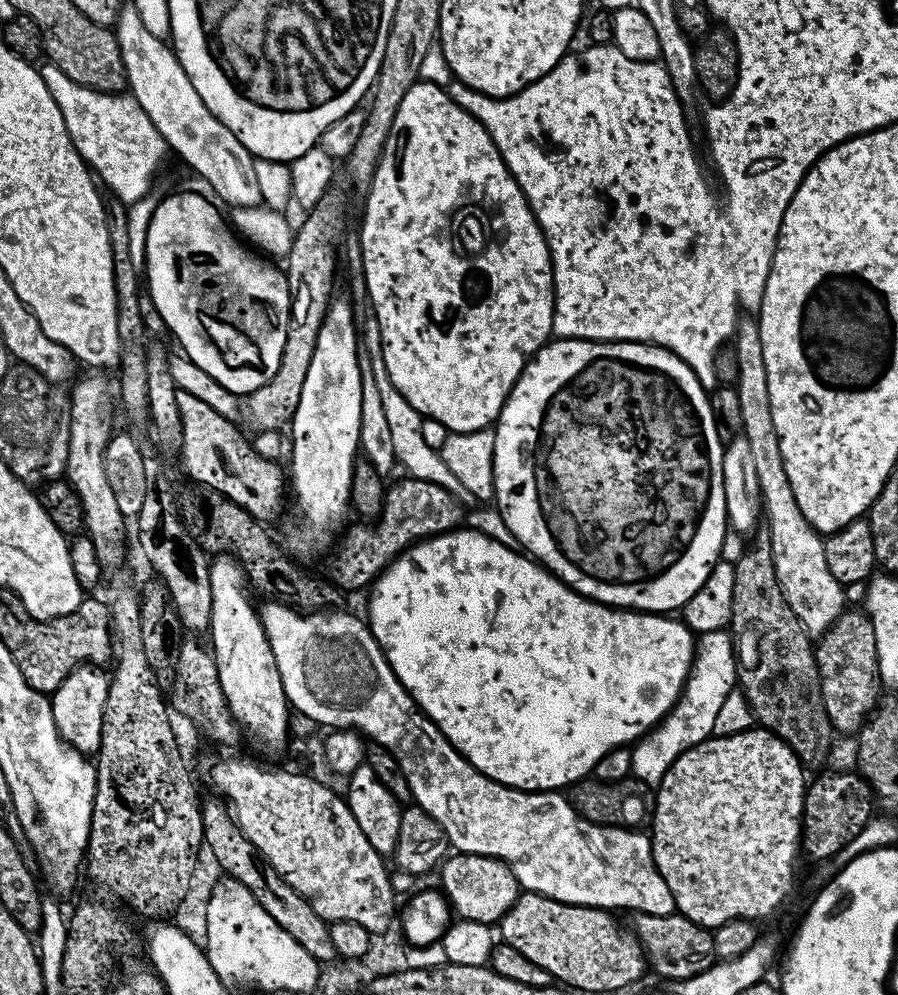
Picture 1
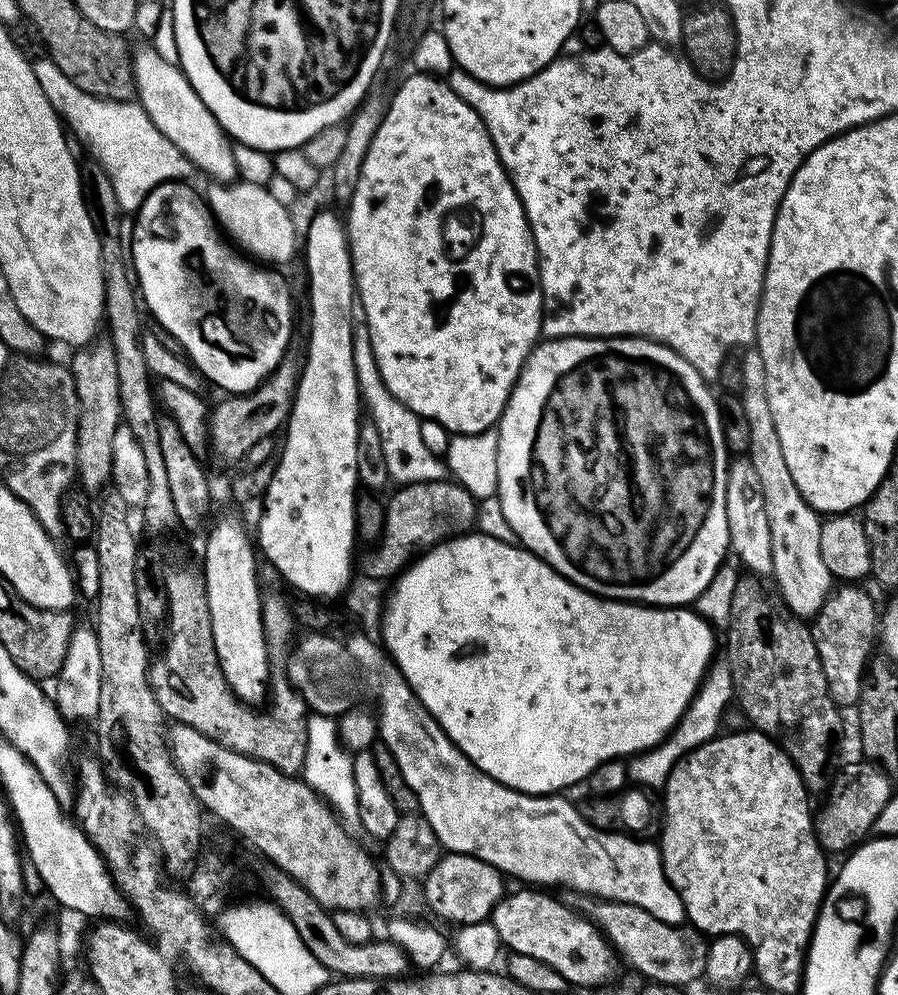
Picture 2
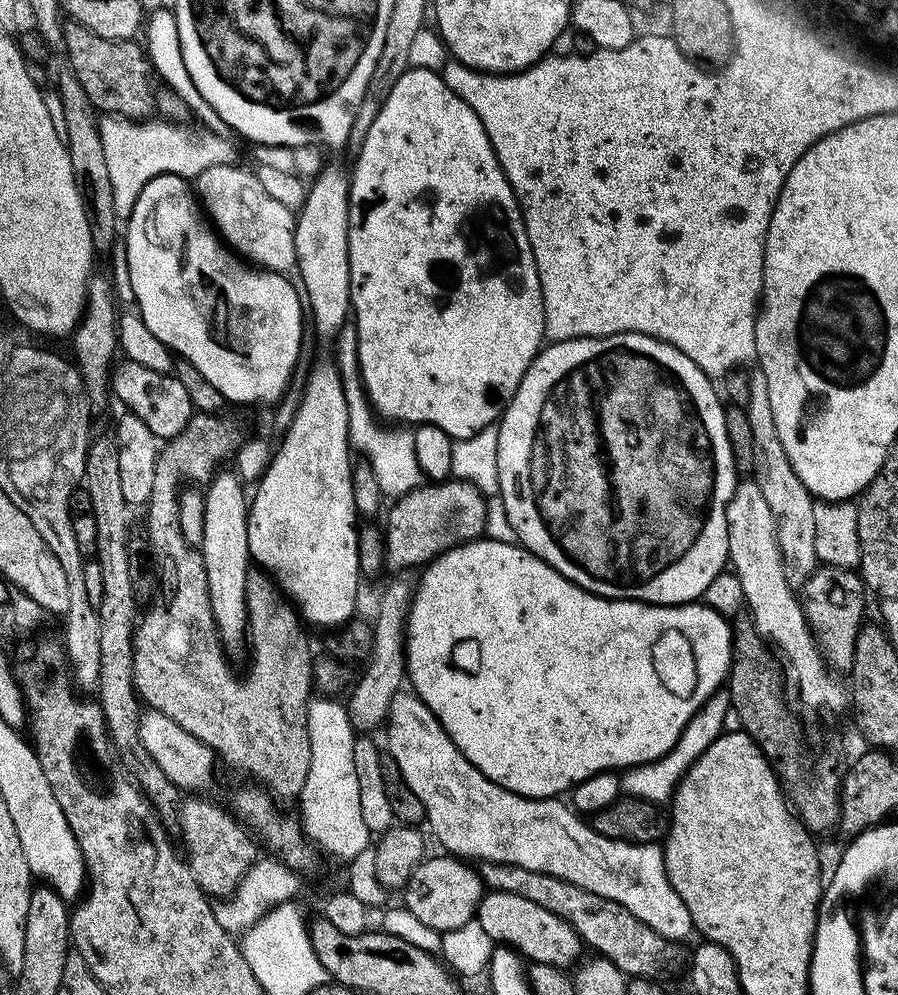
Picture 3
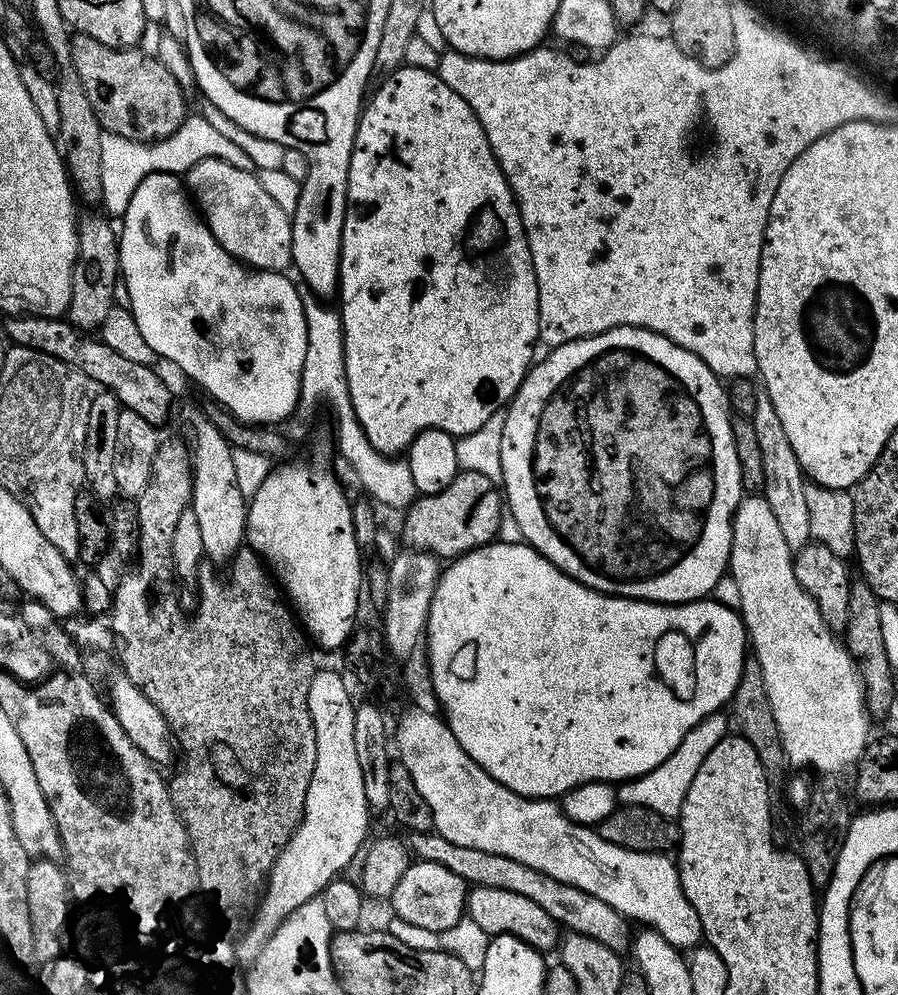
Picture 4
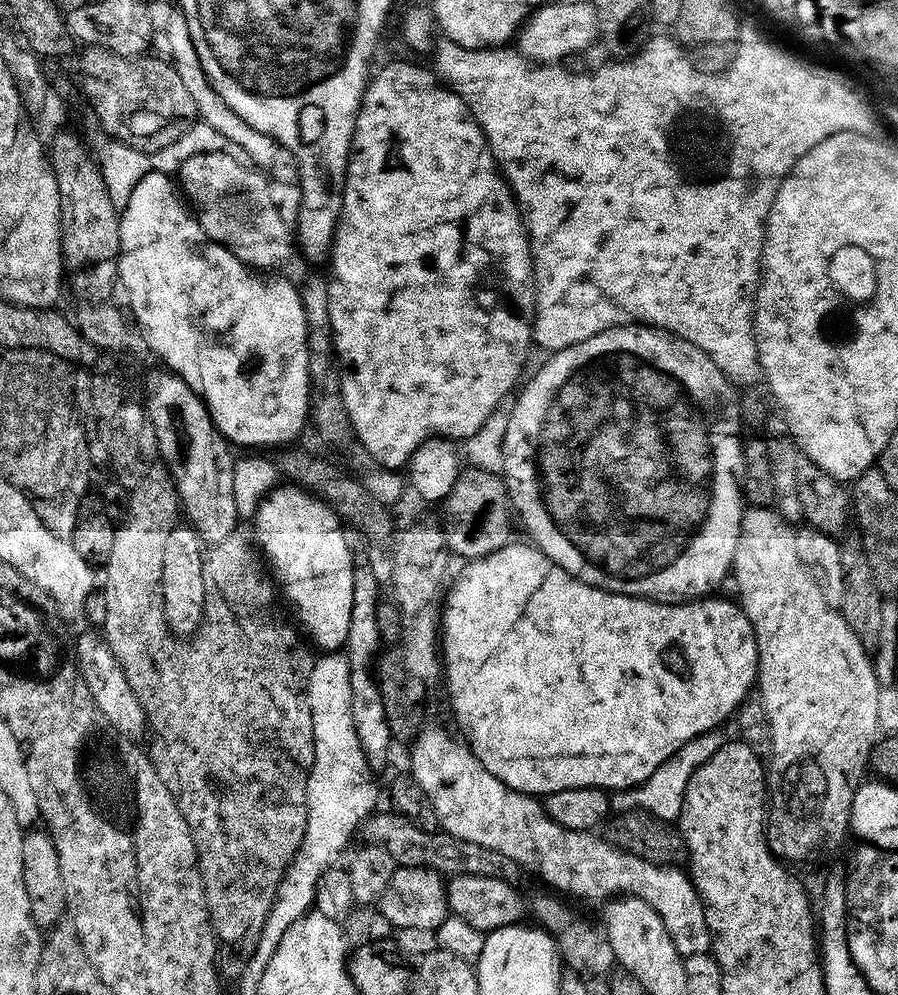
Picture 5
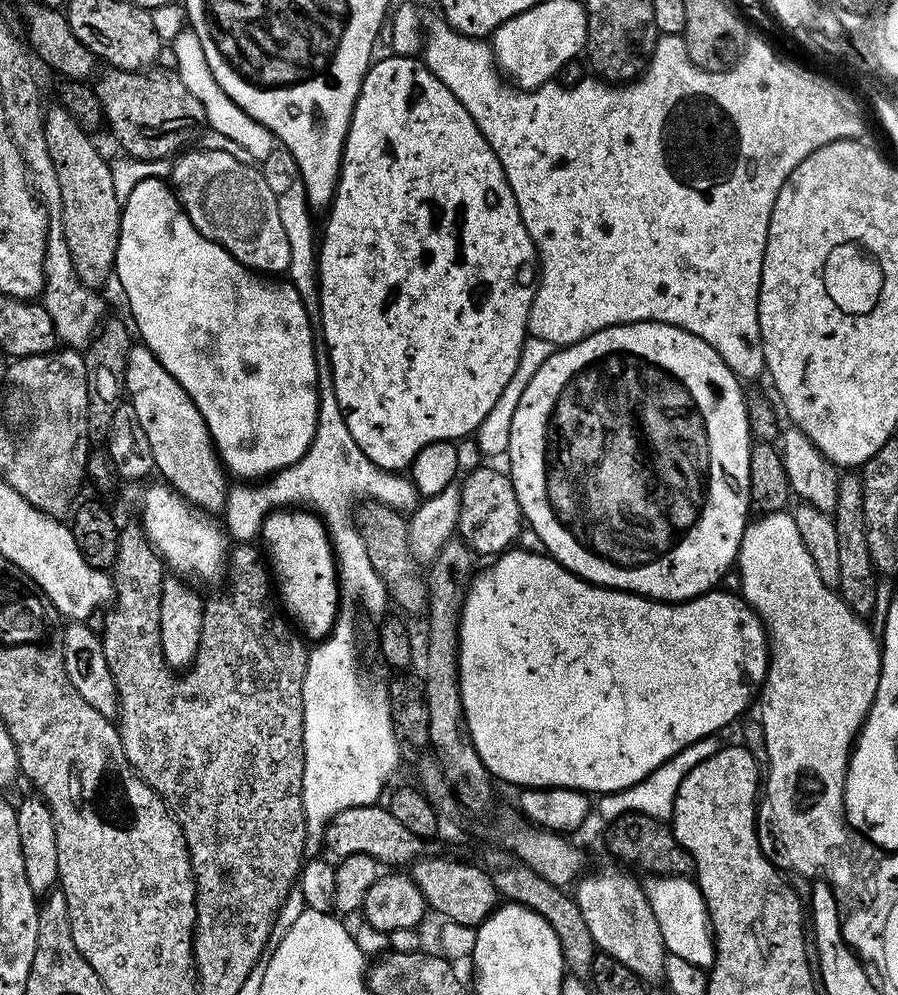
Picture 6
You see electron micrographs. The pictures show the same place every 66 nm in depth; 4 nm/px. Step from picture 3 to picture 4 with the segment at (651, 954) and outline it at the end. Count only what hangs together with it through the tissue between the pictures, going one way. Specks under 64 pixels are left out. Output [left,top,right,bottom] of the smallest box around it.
[406,830,630,953]

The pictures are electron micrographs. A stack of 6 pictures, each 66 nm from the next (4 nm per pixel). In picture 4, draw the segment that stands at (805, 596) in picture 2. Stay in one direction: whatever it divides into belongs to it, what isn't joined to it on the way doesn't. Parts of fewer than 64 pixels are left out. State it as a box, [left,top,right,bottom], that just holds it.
[750,391,812,550]

